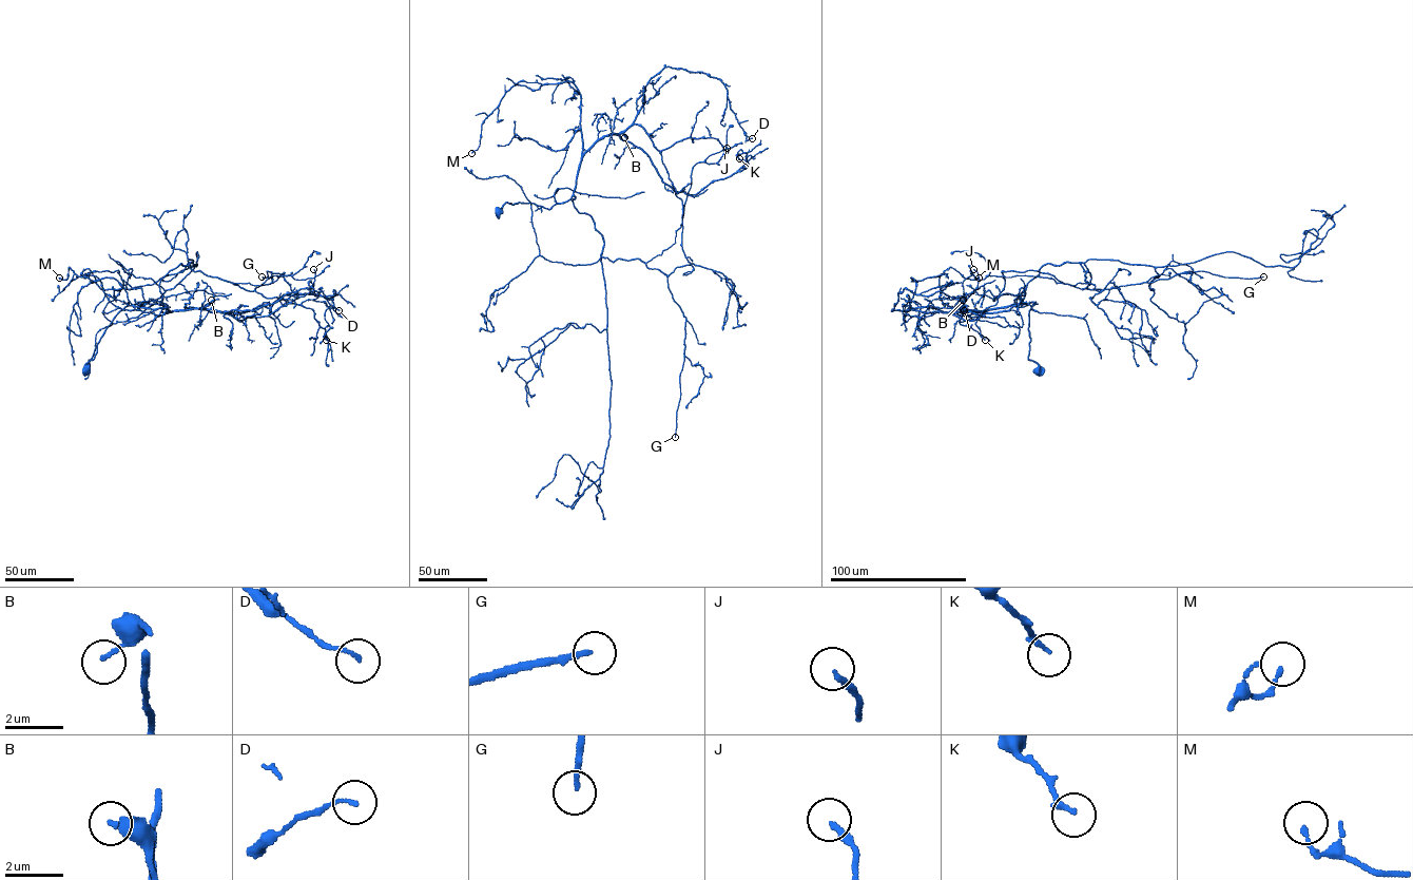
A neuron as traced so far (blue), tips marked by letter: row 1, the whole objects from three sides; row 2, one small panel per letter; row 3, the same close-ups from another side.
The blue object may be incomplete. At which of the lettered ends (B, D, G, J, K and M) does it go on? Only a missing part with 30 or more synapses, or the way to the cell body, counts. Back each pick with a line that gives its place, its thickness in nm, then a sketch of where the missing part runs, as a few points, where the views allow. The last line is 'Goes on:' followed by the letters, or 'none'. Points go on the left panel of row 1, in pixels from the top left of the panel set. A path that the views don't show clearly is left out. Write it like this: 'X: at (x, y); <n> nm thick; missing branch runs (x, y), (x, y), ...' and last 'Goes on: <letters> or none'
G: at (262, 276); 160 nm thick; missing branch runs (262, 276), (270, 266), (277, 263), (298, 275), (306, 288)
Goes on: G

